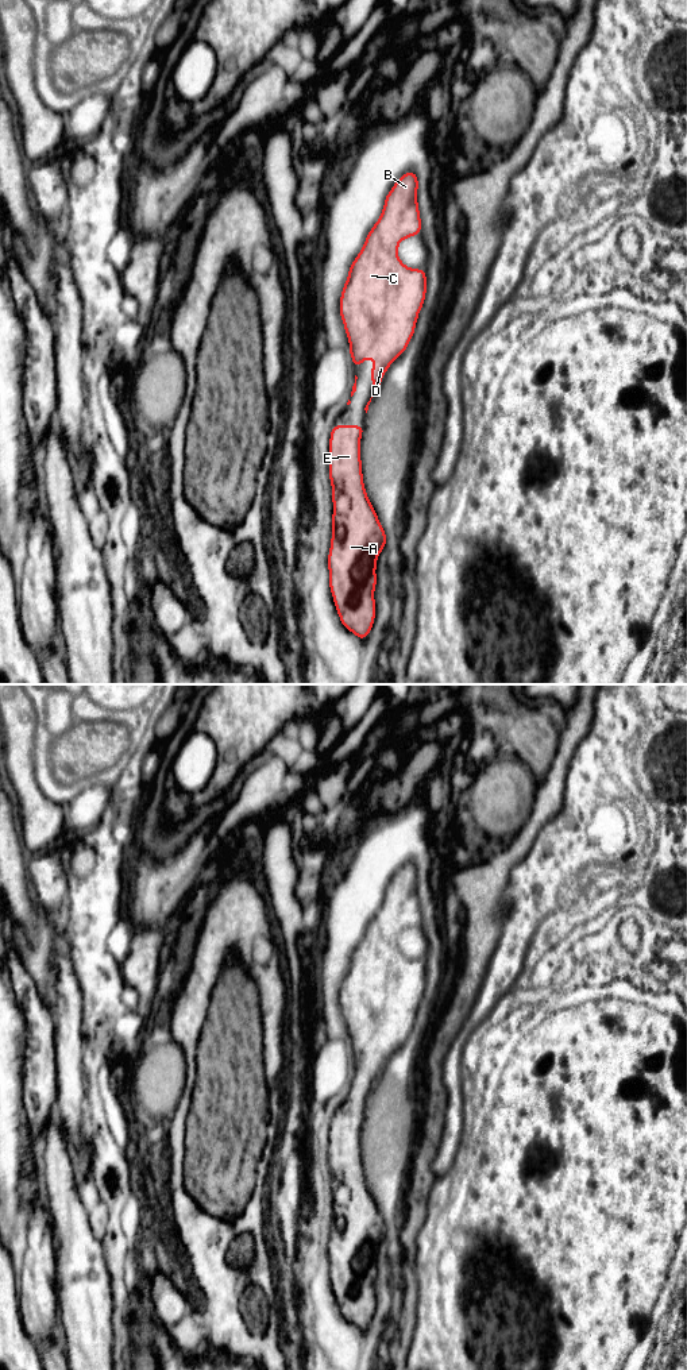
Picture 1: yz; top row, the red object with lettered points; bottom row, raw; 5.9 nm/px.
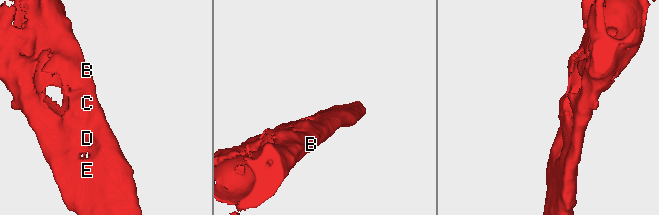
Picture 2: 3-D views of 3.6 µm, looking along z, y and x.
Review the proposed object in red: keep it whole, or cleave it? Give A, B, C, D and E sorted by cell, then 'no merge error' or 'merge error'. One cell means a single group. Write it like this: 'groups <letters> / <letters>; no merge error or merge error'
groups A B C D E; no merge error

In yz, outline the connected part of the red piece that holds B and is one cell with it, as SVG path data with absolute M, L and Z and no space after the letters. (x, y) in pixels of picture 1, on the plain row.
M406 862L393 876L385 888L381 908L366 927L364 935L356 949L352 952L348 968L340 987L339 1003L350 1034L350 1046L355 1058L370 1049L375 1057L370 1060L374 1083L381 1077L382 1069L390 1056L400 1049L409 1037L416 1022L418 1004L425 993L427 985L427 962L412 960L398 949L398 935L421 925L421 907L417 892L418 868L414 862Z

